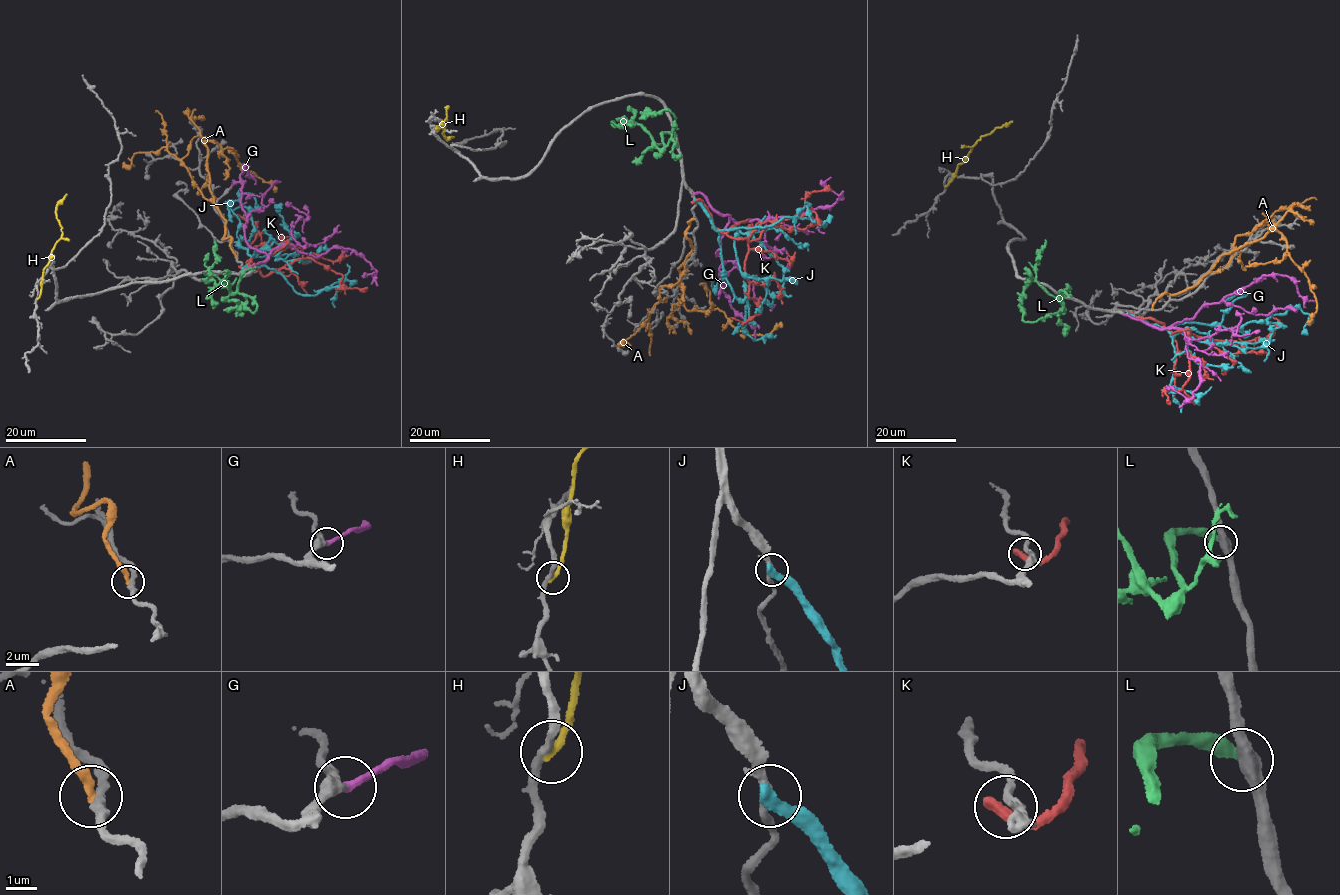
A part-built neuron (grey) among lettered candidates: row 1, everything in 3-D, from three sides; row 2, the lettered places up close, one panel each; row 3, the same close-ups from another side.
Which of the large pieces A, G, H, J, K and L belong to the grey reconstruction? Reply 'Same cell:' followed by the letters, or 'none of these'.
Same cell: G

